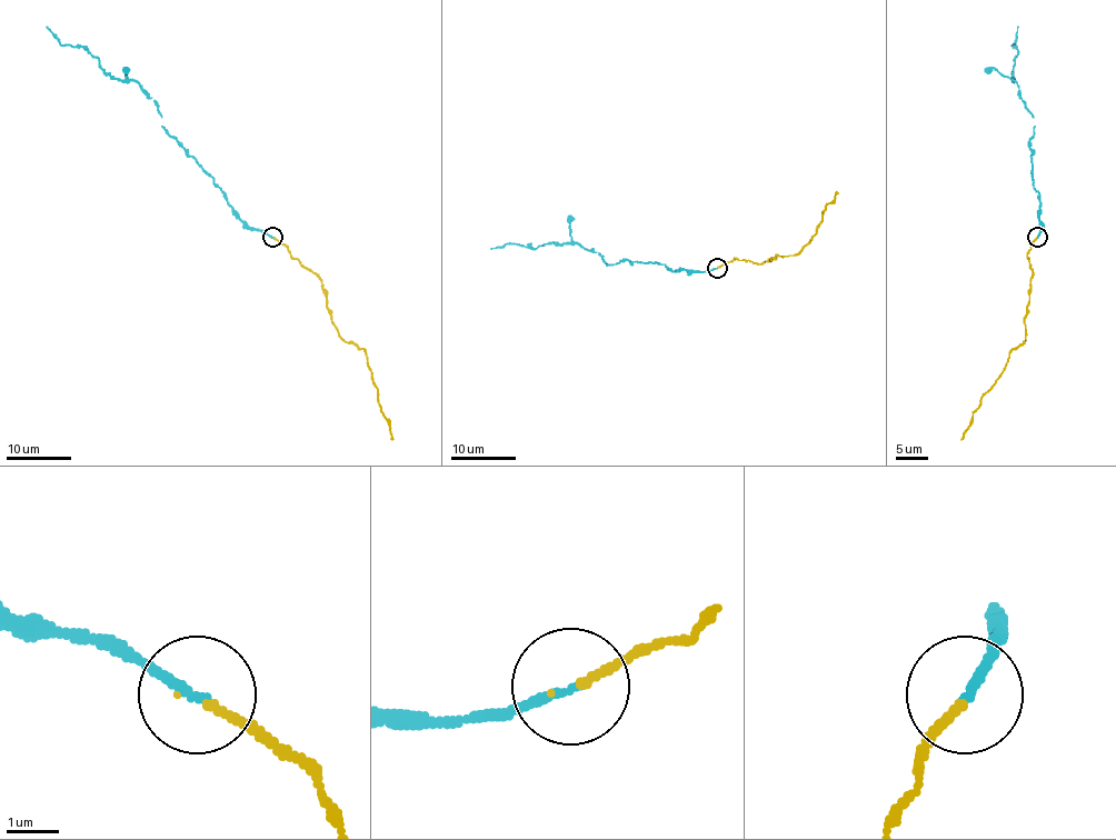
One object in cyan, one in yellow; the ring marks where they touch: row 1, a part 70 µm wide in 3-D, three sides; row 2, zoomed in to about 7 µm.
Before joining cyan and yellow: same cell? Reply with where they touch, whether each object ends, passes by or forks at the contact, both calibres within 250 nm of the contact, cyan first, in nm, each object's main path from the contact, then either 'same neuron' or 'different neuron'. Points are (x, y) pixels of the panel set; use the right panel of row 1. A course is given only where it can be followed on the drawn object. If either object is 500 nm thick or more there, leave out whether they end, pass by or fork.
(1037, 237) | cyan ends | yellow ends | 170/160 nm | cyan via (1037, 238), (1040, 203), (1029, 140), (1034, 116), (1013, 79), (1017, 27) | yellow via (1037, 238), (1027, 256), (1032, 268), (1024, 323), (1026, 339), (1009, 354), (1005, 370), (982, 396), (960, 440) | same neuron

